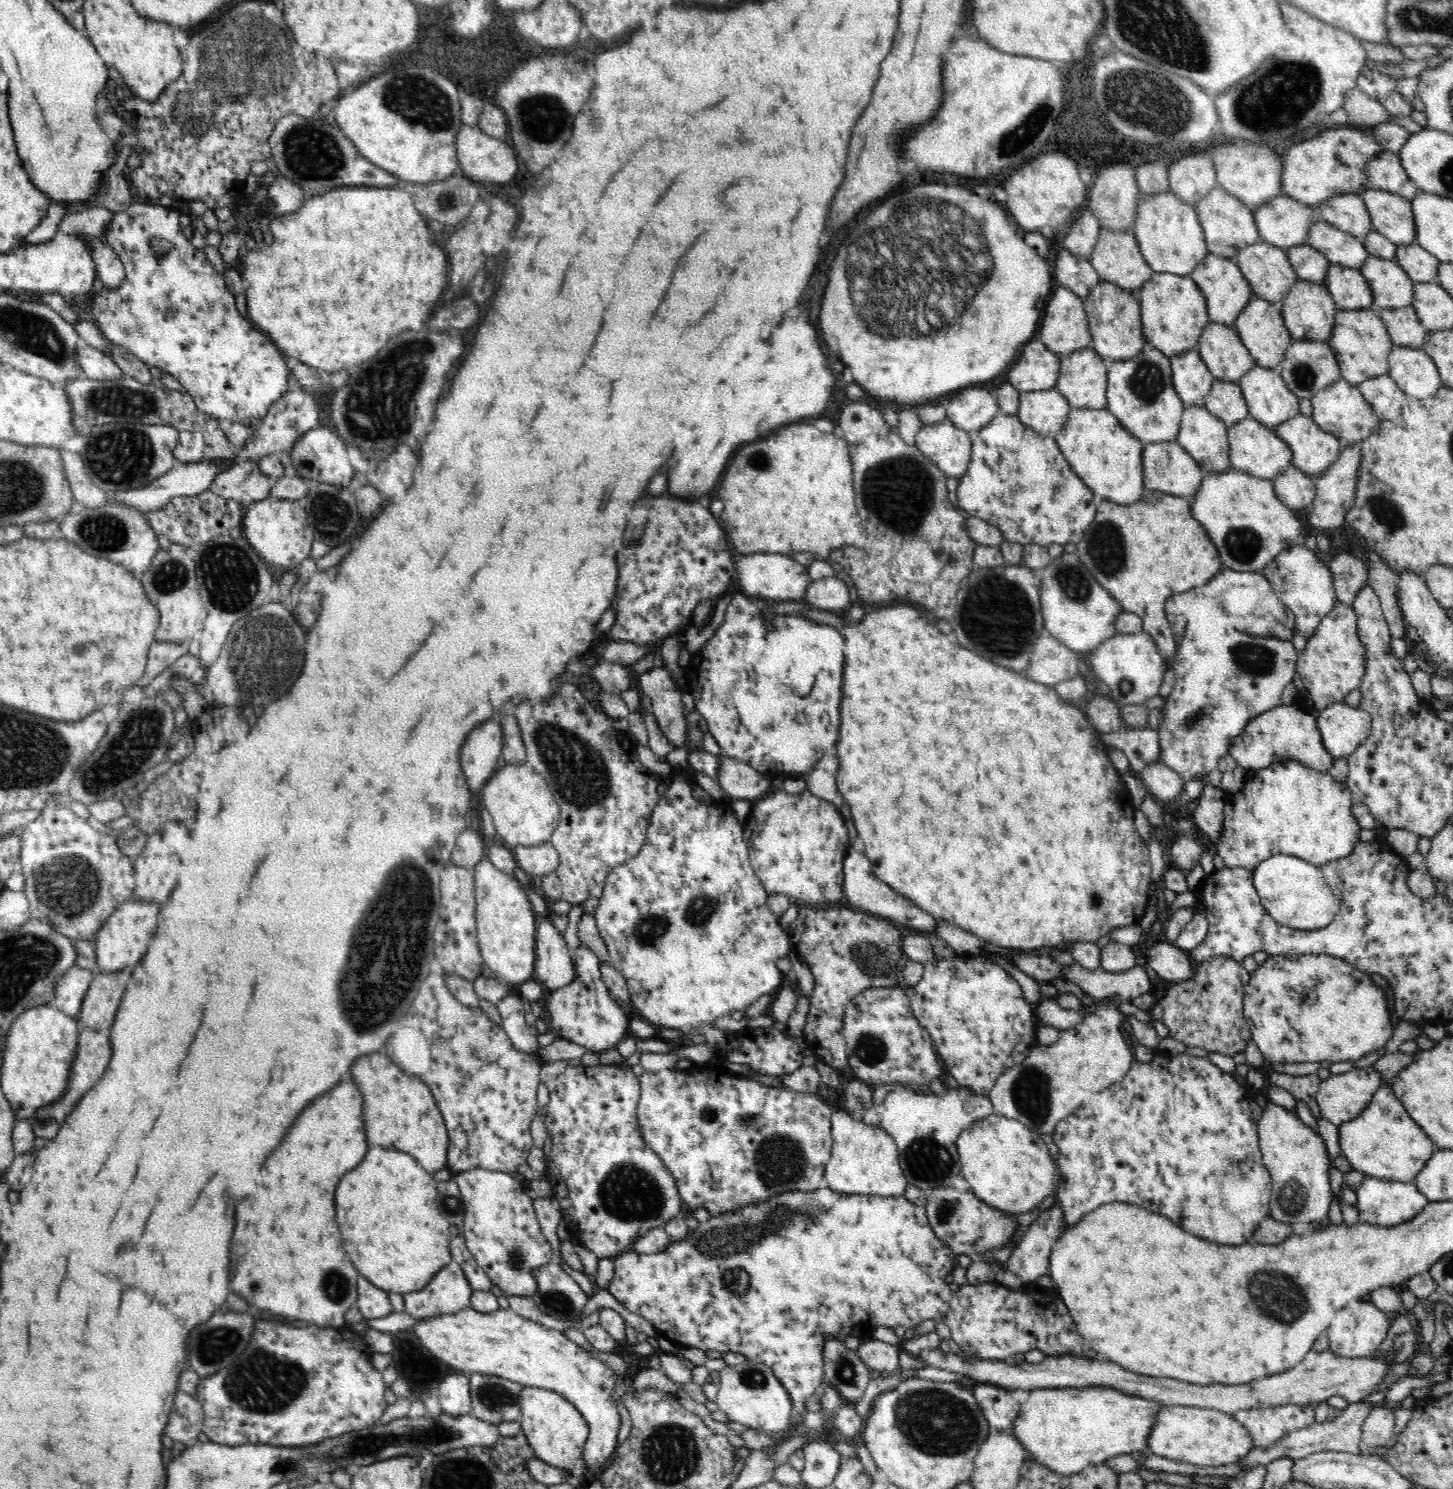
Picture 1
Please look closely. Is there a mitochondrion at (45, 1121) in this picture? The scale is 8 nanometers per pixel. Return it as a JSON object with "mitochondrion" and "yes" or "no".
{"mitochondrion":"yes"}

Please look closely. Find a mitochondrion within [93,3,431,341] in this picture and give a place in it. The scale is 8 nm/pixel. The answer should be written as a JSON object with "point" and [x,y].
{"point":[246,48]}

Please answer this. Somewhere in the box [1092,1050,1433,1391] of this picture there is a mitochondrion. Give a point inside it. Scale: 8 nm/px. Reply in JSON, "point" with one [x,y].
{"point":[1288,1302]}

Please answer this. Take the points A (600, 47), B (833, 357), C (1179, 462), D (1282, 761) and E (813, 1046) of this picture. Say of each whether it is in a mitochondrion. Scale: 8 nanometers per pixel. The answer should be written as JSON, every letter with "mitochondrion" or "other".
{"A":"other","B":"other","C":"other","D":"other","E":"other"}

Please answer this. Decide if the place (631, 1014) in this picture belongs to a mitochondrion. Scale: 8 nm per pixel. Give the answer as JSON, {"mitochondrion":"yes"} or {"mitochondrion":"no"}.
{"mitochondrion":"no"}

